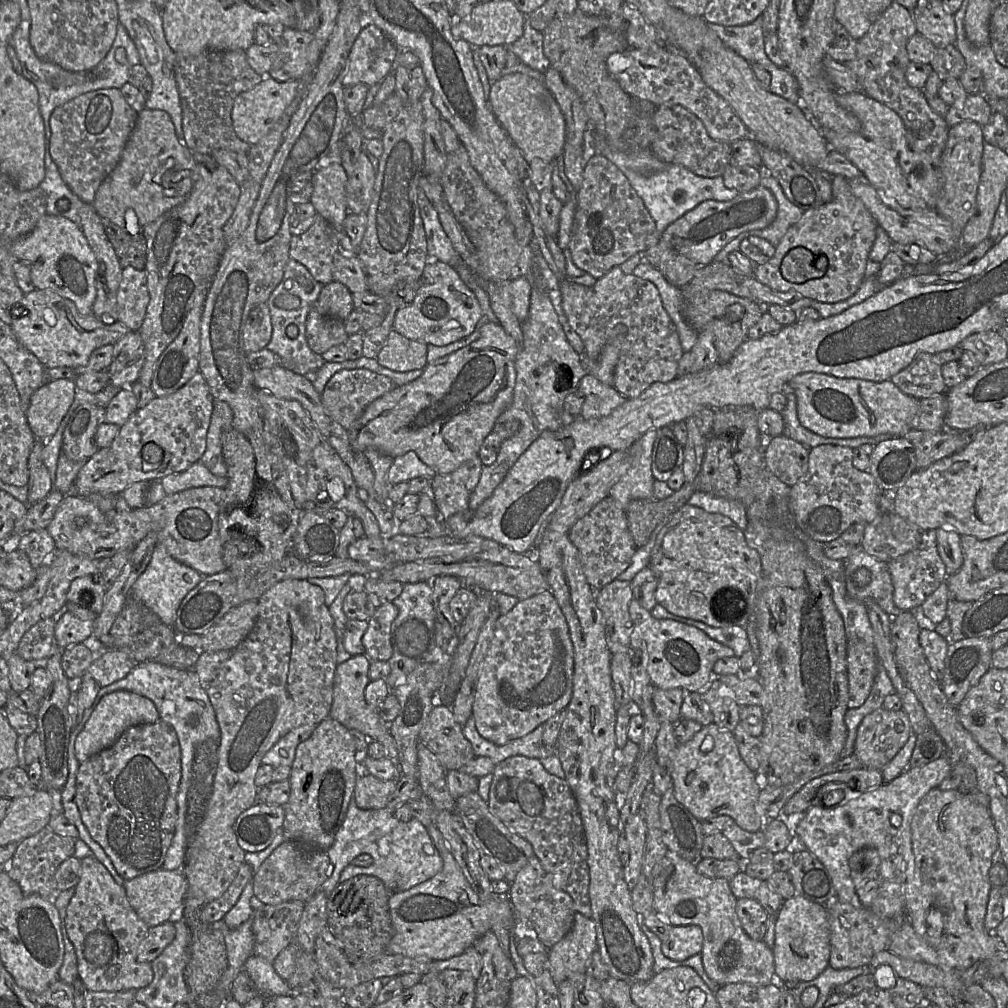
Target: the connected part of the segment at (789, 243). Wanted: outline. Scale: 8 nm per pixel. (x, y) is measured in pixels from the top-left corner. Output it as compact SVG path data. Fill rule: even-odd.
M841 175L831 176L831 187L832 200L804 211L800 220L788 228L776 246L773 257L766 263L754 266L753 276L762 284L779 292L796 292L823 303L841 302L857 292L865 279L869 253L879 225L864 203L854 195L847 178ZM796 247L810 250L818 259L821 255L827 257L828 269L823 277L804 283L793 283L783 277L782 260L791 249Z

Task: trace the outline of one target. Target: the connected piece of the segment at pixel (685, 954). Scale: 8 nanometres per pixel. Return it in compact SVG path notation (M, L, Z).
M698 925L672 926L668 937L661 944L663 954L675 961L701 954L702 947L703 933Z

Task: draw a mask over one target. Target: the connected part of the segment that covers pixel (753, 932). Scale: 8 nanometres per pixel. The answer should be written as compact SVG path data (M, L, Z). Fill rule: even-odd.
M740 898L736 912L747 935L756 941L763 940L769 925L769 914L763 906L754 899Z

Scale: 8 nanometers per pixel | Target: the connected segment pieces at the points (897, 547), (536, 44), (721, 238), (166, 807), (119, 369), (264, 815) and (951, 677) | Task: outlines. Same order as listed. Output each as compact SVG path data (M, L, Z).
M894 512L882 513L876 521L866 525L858 547L876 559L889 563L916 549L922 531Z
M524 15L524 29L522 36L508 46L524 64L530 68L545 73L549 67L549 60L543 52L543 32L535 30L529 17Z
M763 186L740 193L726 202L706 200L668 225L656 246L660 250L675 250L694 263L708 264L741 233L768 227L777 215L777 208L774 195Z
M161 719L155 723L129 727L112 746L80 764L75 801L82 821L124 881L162 868L176 826L176 794L180 777L178 738L173 727Z
M130 330L114 344L113 359L108 368L110 383L131 389L144 364L145 348L139 331Z
M256 801L236 818L233 832L238 846L245 852L258 852L265 849L275 835L281 832L284 821L282 805L273 805Z
M992 638L949 642L945 673L939 682L951 705L958 708L969 690L992 667L992 654Z

